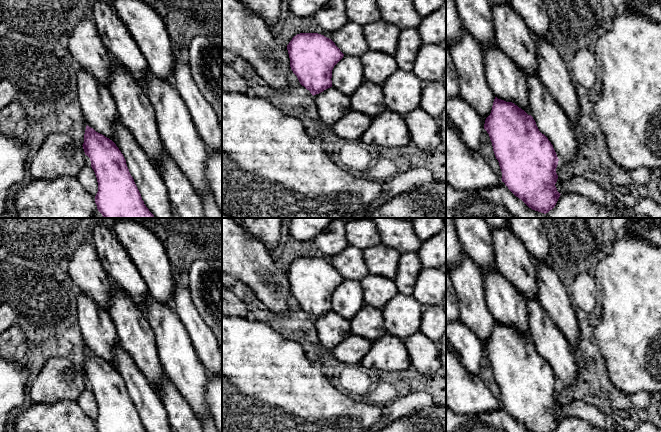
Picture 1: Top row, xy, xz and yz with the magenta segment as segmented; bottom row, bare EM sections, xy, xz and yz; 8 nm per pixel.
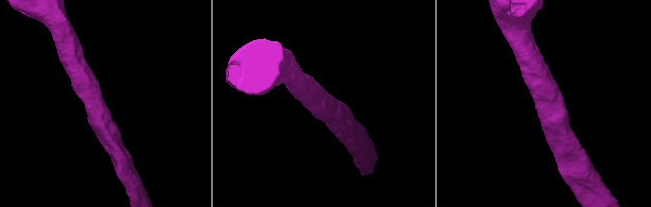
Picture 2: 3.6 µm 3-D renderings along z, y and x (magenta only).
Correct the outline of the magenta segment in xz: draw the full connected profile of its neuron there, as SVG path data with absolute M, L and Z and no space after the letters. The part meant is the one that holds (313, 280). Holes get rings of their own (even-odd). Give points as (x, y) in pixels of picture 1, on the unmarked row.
M300 257L287 274L291 294L313 320L332 311L332 294L344 278L331 263L318 257Z

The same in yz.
M495 321L484 353L489 358L493 375L502 396L502 406L529 432L554 432L560 417L555 410L558 381L553 369L542 358L535 344L512 326Z

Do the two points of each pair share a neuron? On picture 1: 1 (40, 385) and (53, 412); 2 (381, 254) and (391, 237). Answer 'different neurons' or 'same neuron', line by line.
1: different neurons
2: different neurons

